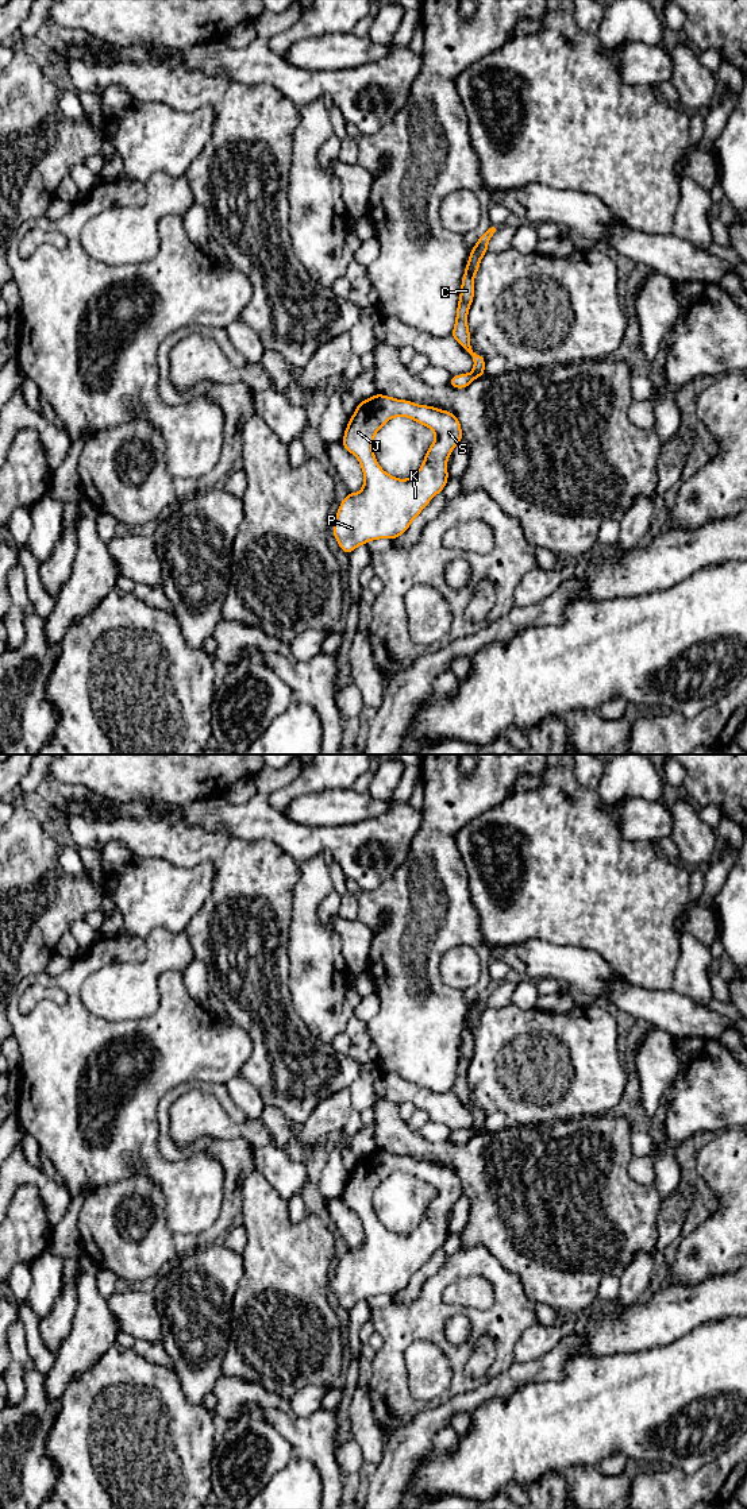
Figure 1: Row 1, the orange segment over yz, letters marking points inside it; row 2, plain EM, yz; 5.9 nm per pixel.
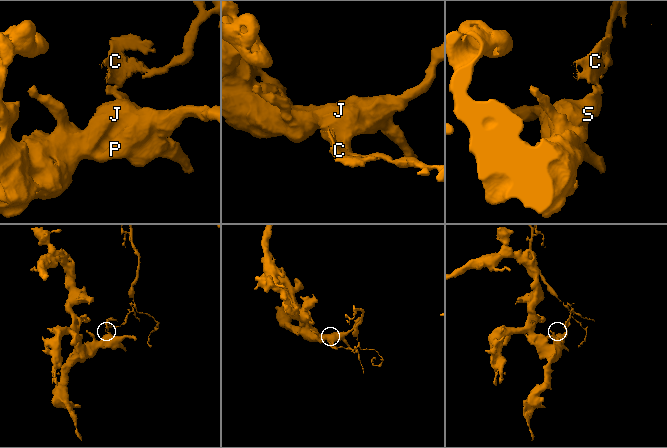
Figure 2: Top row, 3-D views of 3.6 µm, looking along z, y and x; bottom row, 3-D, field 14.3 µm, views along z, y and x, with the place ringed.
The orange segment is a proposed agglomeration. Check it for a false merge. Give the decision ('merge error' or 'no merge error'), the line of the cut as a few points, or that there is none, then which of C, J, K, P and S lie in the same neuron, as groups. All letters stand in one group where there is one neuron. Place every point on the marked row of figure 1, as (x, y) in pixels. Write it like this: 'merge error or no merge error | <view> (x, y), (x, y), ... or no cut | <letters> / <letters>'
merge error | yz (472, 371), (477, 377) | C / J K P S

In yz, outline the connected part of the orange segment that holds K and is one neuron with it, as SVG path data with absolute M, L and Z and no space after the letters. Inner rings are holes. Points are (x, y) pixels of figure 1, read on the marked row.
M380 393L358 402L340 443L358 459L363 471L363 487L359 493L349 493L339 505L332 525L332 533L339 548L350 555L358 545L367 544L371 540L394 540L404 534L430 501L443 491L448 481L447 459L462 439L459 420L448 410L396 400ZM393 417L409 417L415 422L428 427L436 436L428 447L419 471L409 479L398 479L385 472L373 452L376 433Z

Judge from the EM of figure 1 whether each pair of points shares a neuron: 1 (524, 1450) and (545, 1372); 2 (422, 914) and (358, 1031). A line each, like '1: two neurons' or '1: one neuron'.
1: two neurons
2: two neurons

